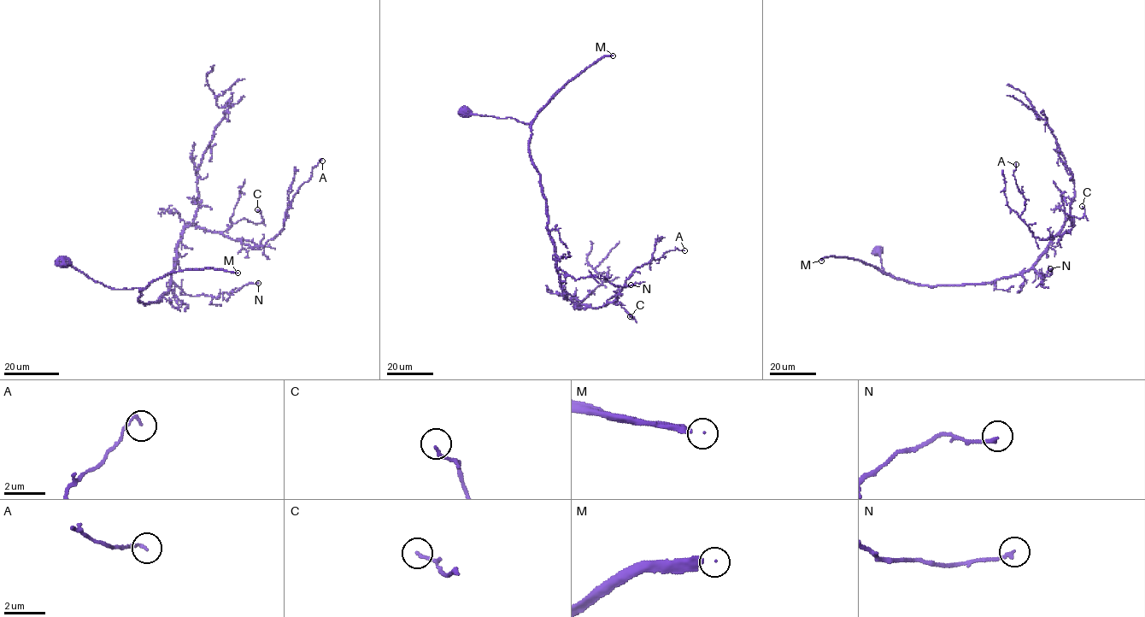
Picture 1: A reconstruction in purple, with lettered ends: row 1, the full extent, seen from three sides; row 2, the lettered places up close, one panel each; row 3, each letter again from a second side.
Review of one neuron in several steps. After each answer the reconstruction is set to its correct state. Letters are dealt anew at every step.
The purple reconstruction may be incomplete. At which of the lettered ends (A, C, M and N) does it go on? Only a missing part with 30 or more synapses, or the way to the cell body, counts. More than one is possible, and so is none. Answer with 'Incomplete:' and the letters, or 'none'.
Incomplete: M

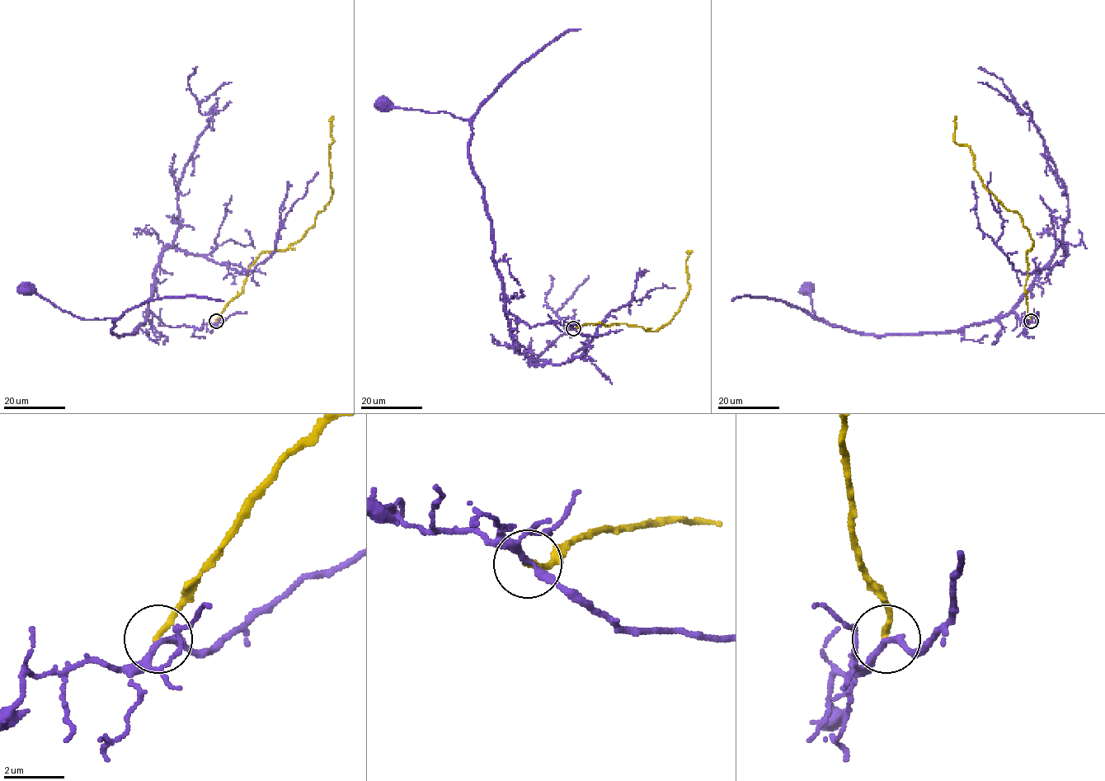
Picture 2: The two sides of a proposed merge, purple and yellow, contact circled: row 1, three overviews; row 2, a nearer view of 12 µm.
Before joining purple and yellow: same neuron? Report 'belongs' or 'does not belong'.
does not belong

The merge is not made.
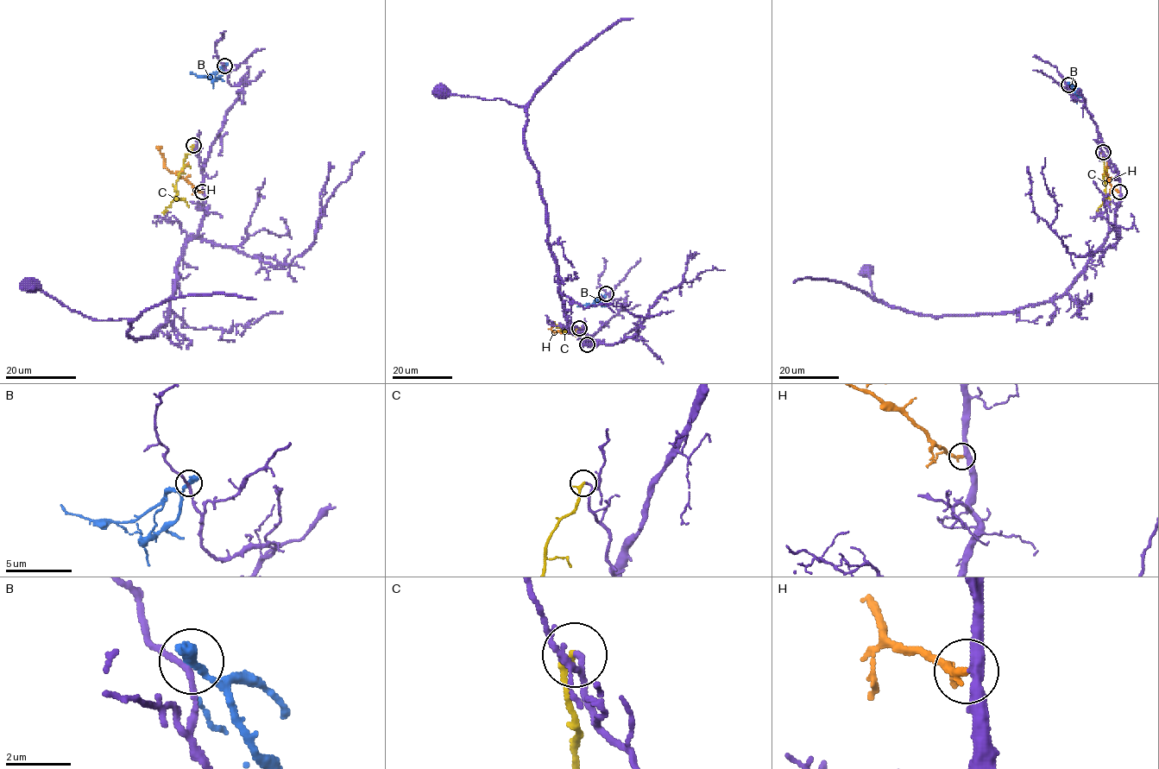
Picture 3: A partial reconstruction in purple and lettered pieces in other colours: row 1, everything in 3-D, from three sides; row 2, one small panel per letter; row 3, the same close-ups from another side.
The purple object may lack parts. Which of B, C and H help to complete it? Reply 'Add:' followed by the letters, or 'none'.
Add: H

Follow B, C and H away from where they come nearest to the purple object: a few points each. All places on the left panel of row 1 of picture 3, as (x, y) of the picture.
B: (224, 66), (208, 76), (198, 76), (190, 72)
C: (193, 145), (182, 163), (182, 170), (175, 185), (176, 196), (165, 208), (163, 214)
H: (202, 192), (165, 166), (160, 147)

